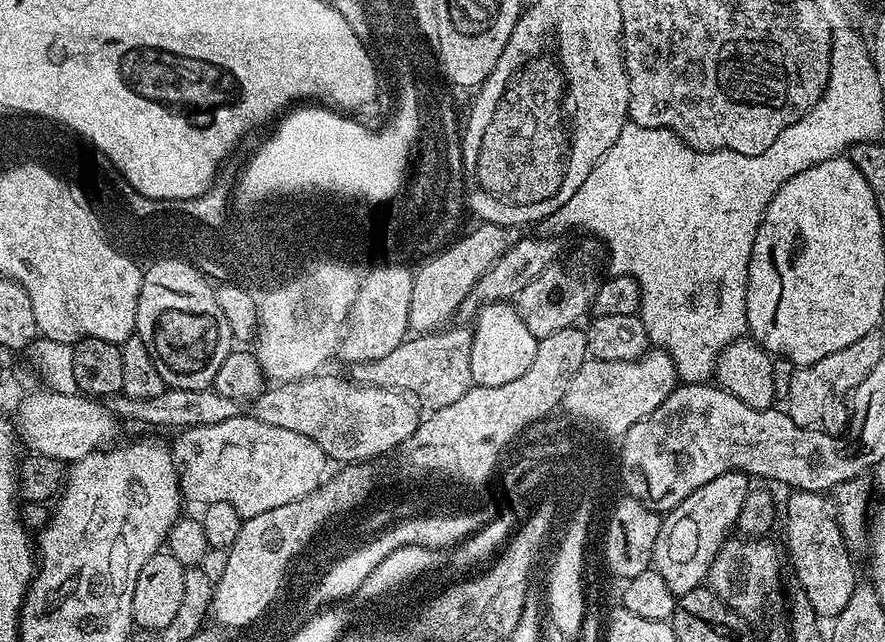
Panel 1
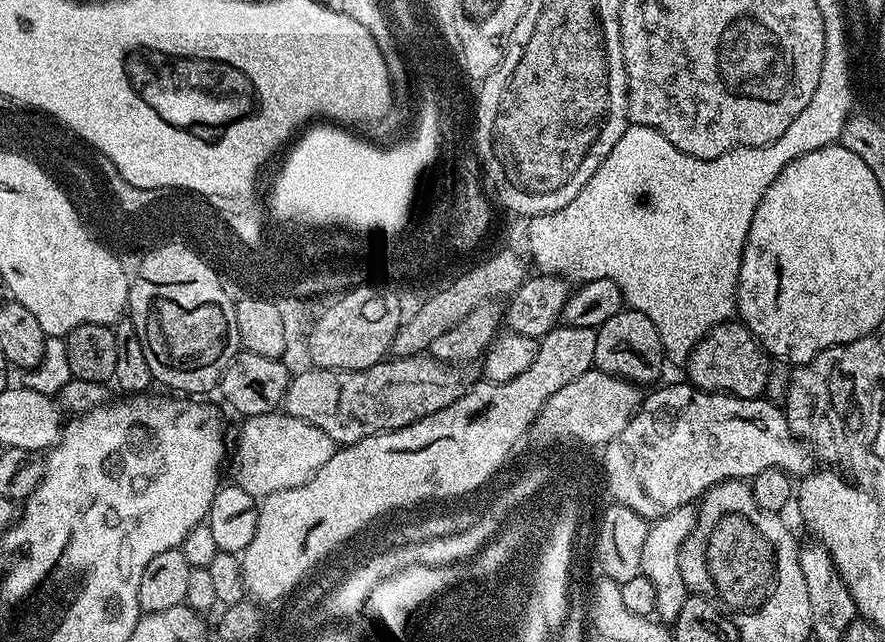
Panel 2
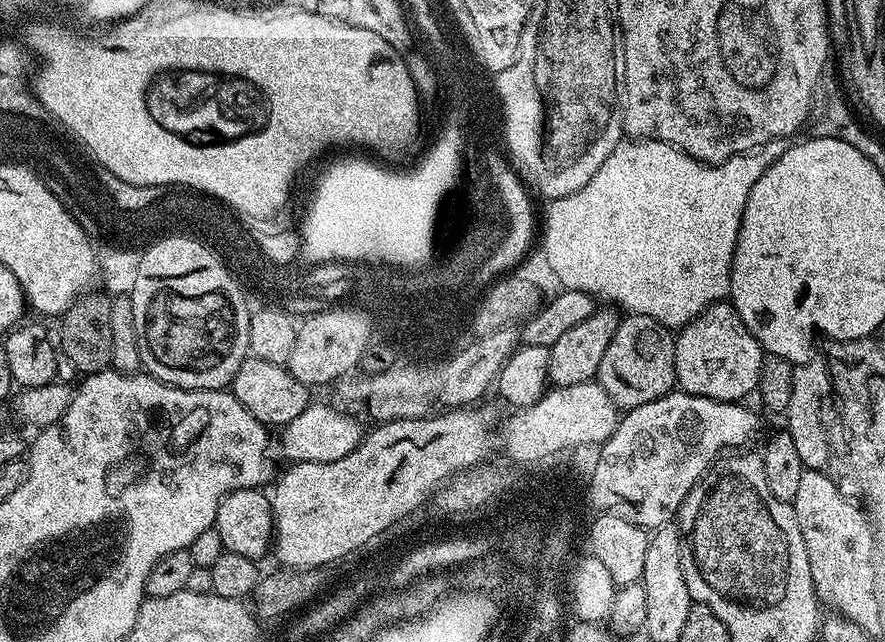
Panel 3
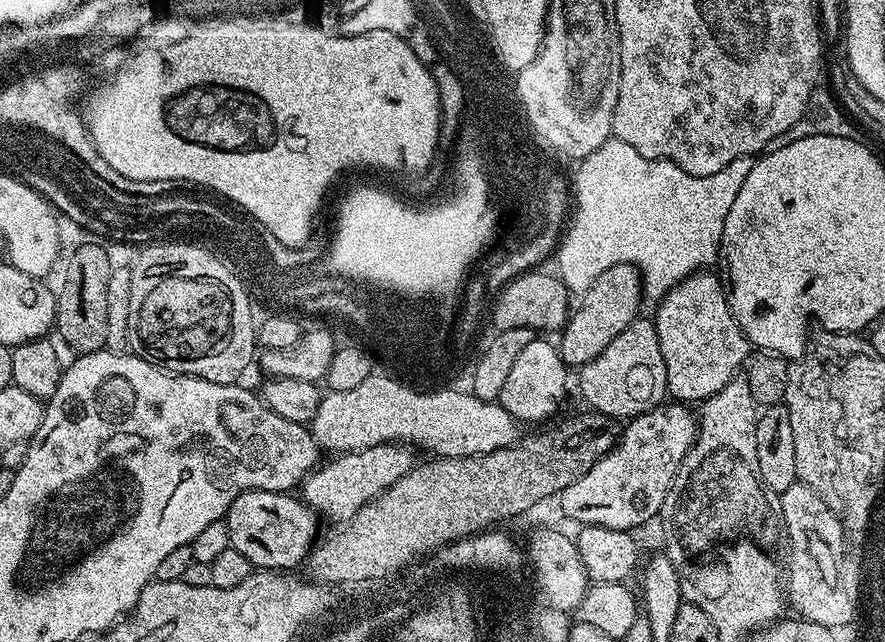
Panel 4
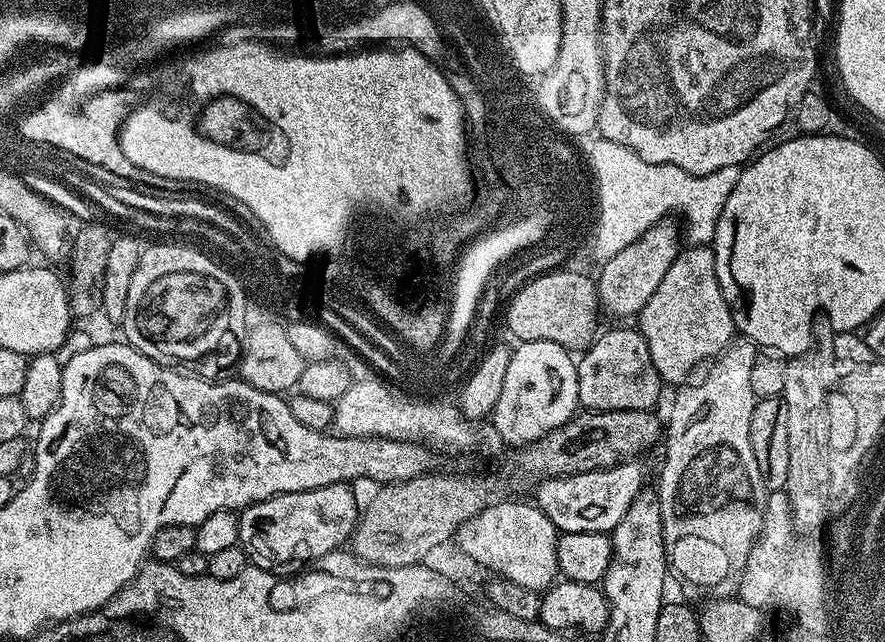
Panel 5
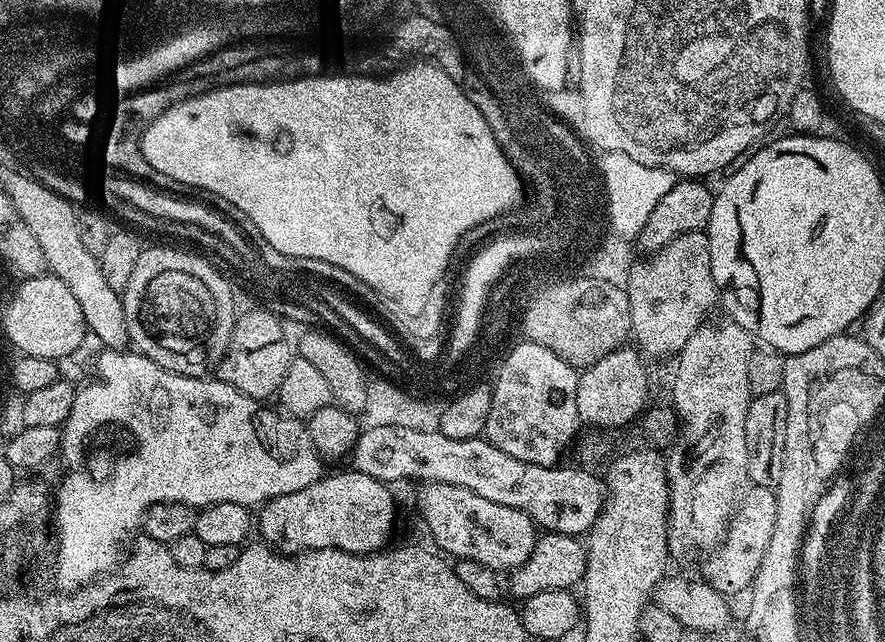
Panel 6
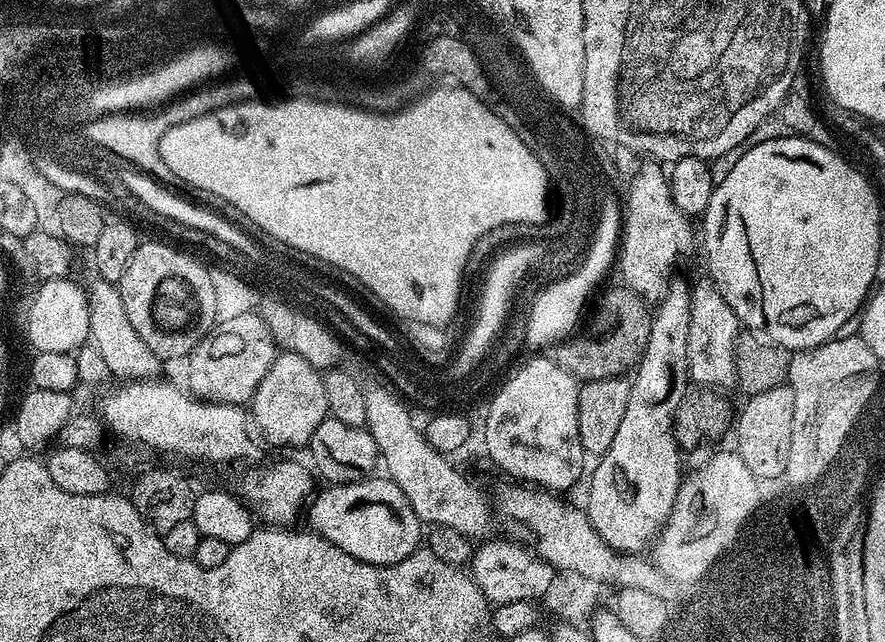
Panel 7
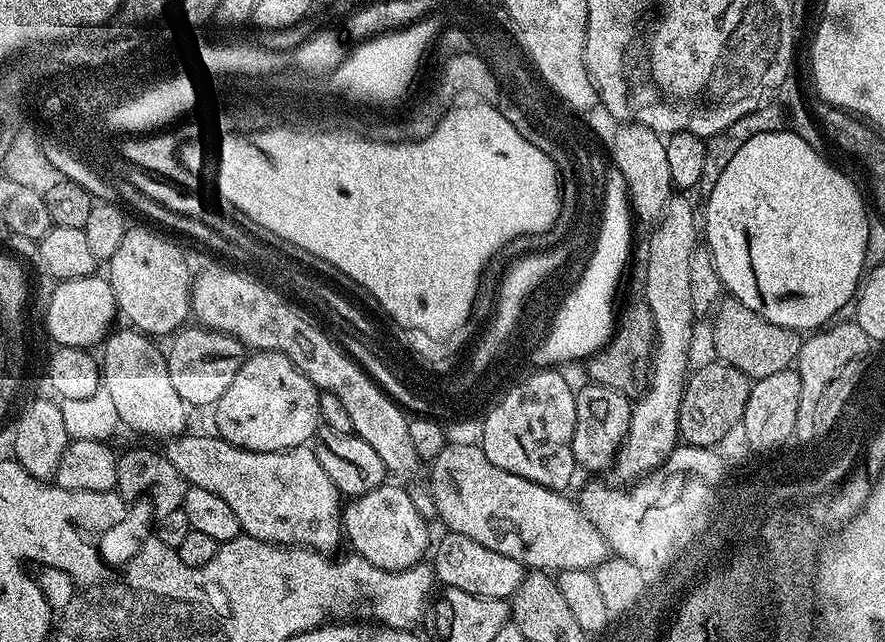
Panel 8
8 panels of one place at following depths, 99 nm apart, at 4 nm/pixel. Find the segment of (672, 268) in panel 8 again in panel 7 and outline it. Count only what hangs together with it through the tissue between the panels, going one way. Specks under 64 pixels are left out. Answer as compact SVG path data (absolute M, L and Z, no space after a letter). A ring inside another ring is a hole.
M676 278L669 283L668 293L664 299L655 305L654 315L648 326L648 341L630 380L630 398L626 402L626 414L622 414L622 423L614 433L614 442L610 442L610 450L606 450L606 454L595 461L596 469L593 470L592 481L588 484L586 511L590 522L594 530L598 530L600 537L615 552L621 554L643 553L656 540L658 533L668 521L680 488L682 449L676 443L676 431L672 428L672 420L676 416L678 406L690 391L686 341L690 334L691 297L689 281Z

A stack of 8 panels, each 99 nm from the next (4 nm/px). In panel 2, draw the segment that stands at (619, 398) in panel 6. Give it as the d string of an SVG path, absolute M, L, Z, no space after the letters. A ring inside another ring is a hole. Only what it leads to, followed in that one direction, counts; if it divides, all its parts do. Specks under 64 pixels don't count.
M623 310L614 314L609 321L596 329L596 341L594 342L595 367L601 372L611 376L623 376L625 380L631 380L637 385L655 385L660 371L666 365L662 338L658 338L658 330L654 330L654 322L646 318L646 314Z

